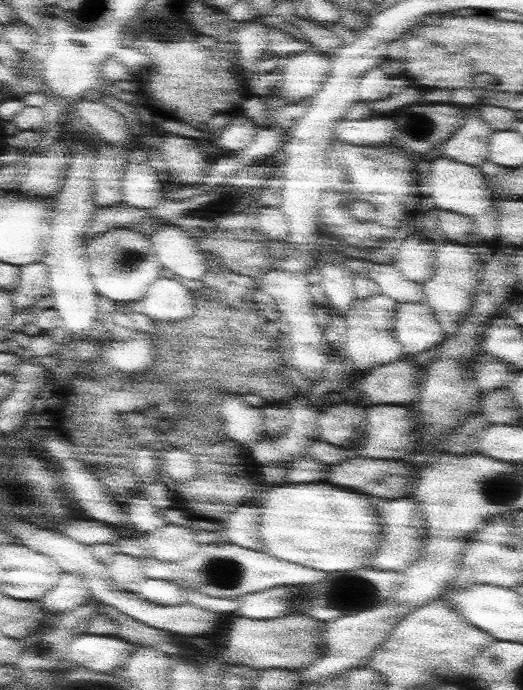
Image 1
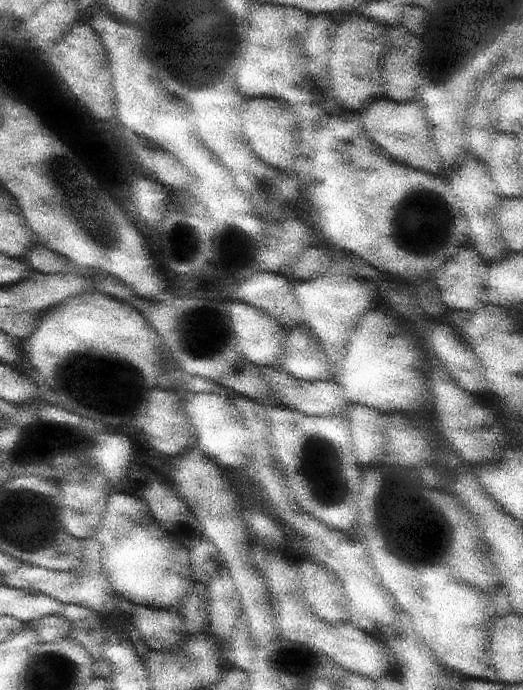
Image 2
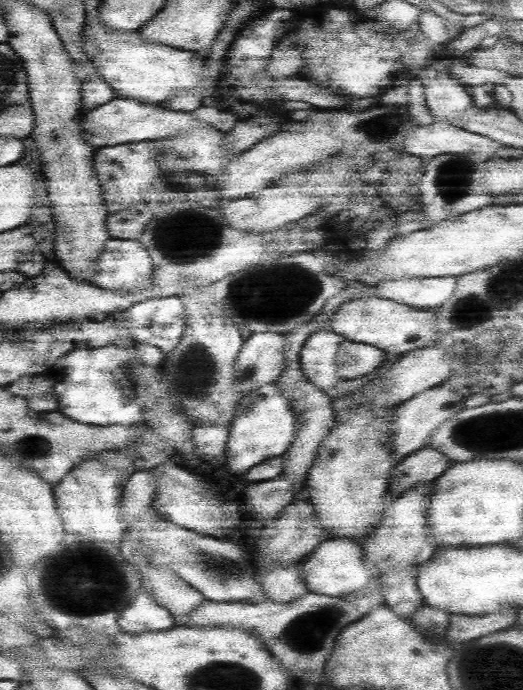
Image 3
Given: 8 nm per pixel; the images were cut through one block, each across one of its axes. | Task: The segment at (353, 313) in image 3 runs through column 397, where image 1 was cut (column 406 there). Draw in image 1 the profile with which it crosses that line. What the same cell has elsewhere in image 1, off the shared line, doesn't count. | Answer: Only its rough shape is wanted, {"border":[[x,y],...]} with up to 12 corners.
{"border":[[425,301],[398,302],[394,330],[404,352],[444,340]]}

